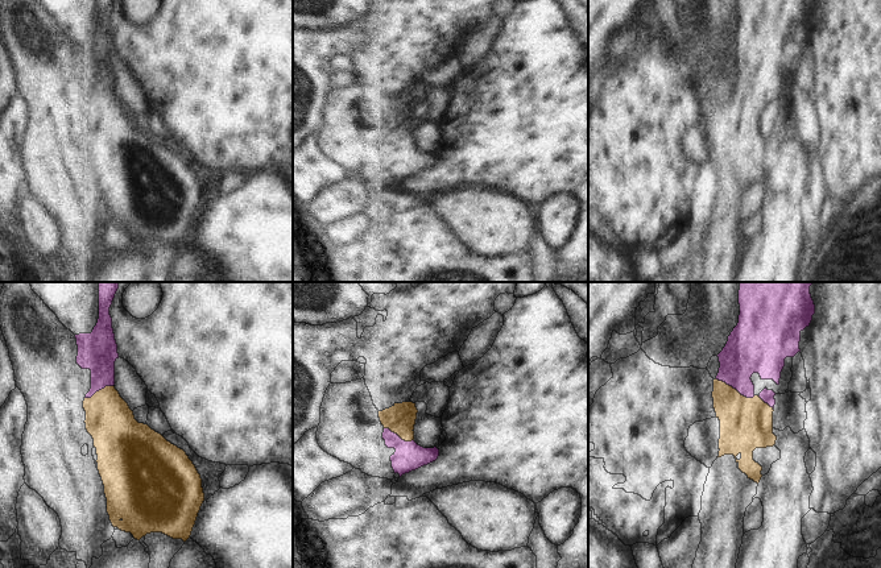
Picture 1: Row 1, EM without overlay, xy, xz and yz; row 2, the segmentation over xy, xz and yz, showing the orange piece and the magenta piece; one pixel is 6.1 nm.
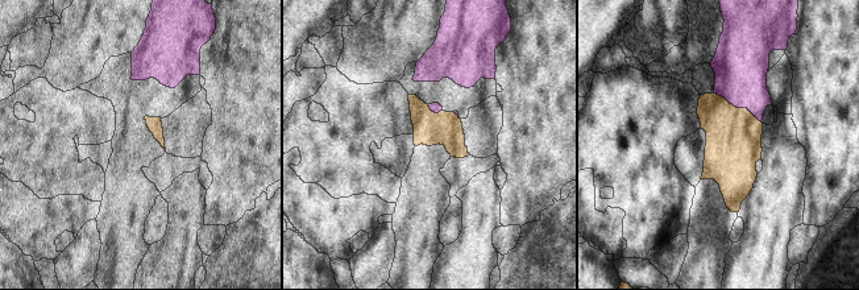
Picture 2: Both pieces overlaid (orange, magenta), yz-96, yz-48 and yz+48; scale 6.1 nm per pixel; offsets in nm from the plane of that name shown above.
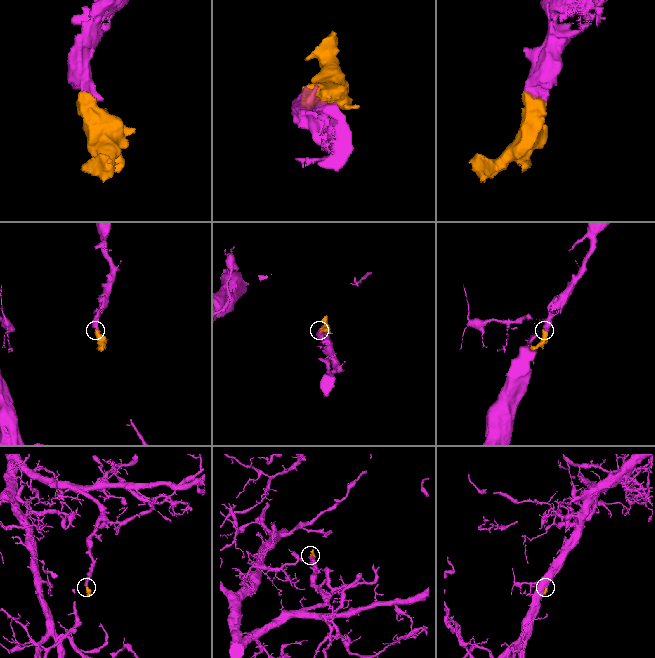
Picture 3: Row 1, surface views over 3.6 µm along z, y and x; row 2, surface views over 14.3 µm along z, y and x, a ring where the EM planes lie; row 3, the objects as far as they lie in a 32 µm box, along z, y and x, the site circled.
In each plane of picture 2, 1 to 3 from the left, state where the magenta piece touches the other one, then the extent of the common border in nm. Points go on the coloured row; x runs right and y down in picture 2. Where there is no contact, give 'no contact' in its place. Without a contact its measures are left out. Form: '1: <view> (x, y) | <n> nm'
1: no contact
2: yz-48 (434, 112) | 100 nm
3: yz+48 (738, 108) | 340 nm

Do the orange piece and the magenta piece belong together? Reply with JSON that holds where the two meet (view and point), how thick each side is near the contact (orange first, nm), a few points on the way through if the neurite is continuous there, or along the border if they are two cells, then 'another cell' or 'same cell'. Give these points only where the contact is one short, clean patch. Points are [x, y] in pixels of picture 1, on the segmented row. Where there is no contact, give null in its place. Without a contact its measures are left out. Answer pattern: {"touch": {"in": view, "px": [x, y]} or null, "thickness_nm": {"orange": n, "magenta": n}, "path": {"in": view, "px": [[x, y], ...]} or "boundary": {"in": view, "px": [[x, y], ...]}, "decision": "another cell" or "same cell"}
{"touch": {"in": "yz", "px": [735, 389]}, "thickness_nm": {"orange": 320, "magenta": 280}, "path": {"in": "yz", "px": [[745, 423], [735, 403], [735, 389], [737, 361], [748, 351]]}, "decision": "same cell"}

